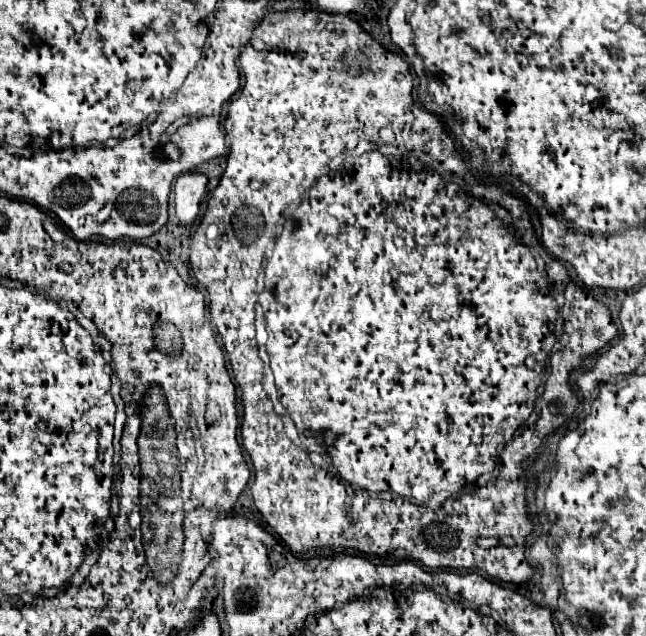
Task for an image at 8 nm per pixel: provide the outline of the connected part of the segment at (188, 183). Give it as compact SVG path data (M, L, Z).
M189 171L183 173L177 181L175 181L175 211L177 217L183 223L193 223L197 213L199 213L199 205L201 205L201 197L205 195L205 185L207 185L207 177L199 171Z

